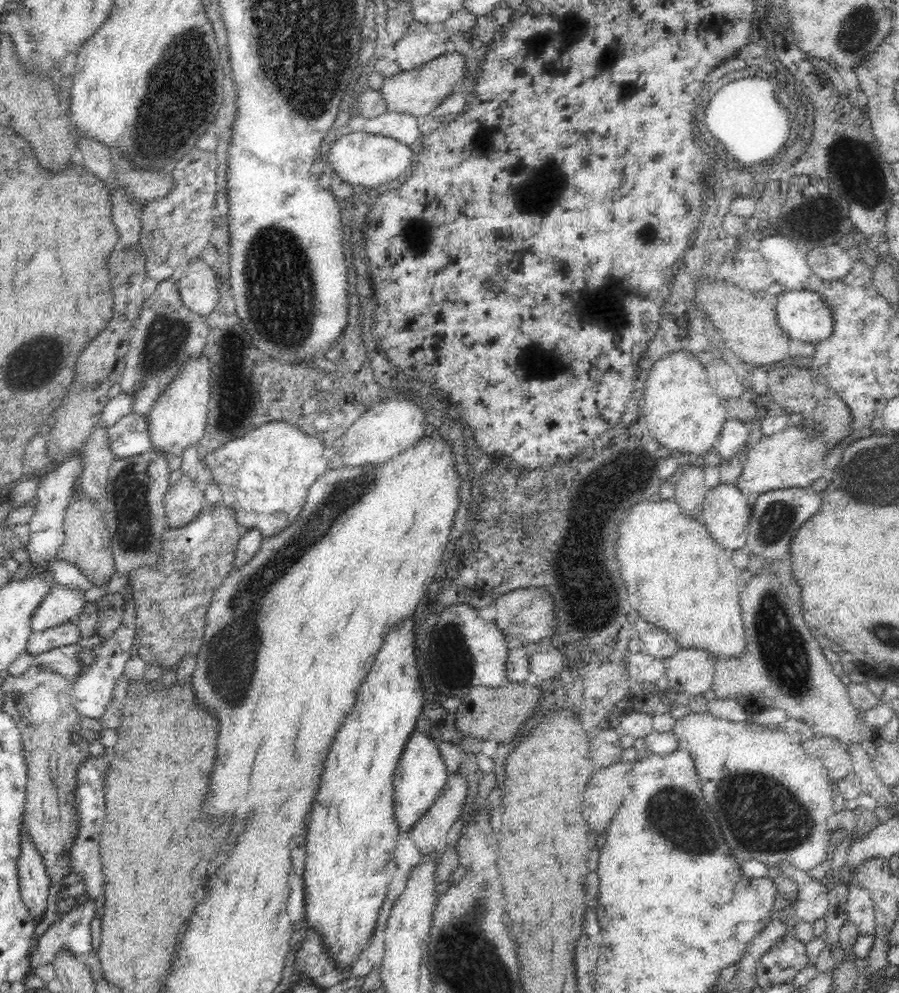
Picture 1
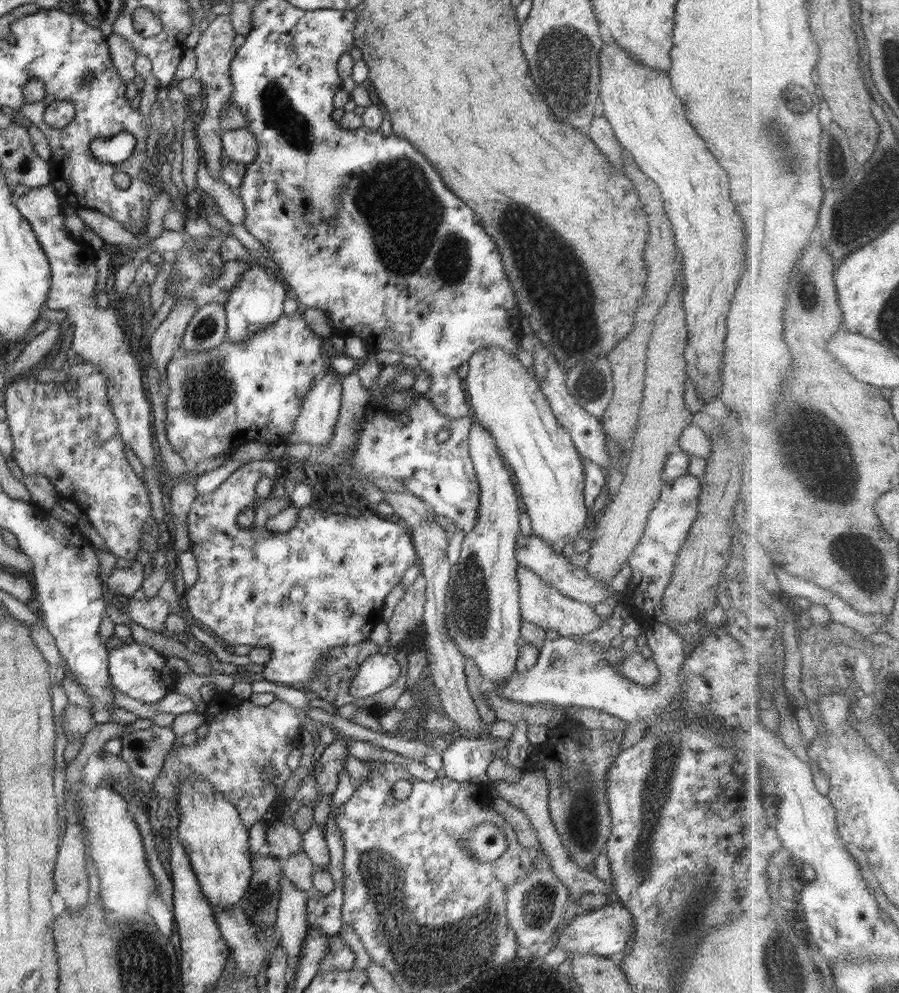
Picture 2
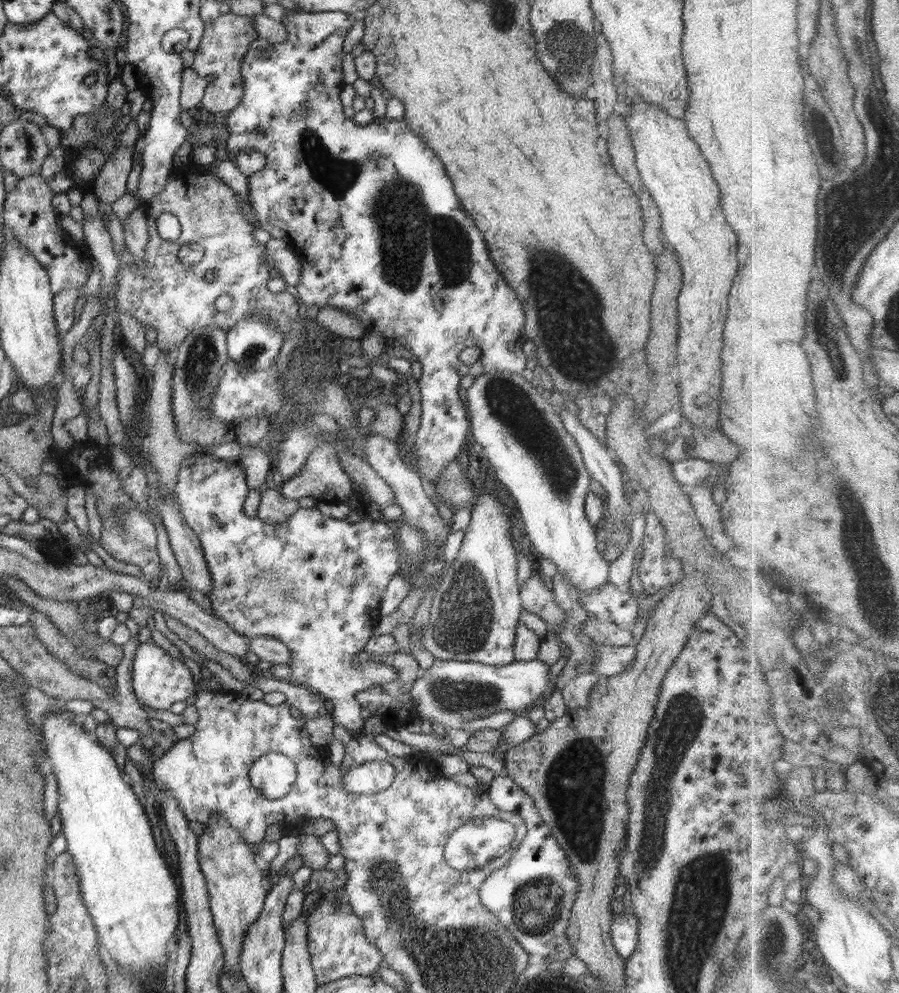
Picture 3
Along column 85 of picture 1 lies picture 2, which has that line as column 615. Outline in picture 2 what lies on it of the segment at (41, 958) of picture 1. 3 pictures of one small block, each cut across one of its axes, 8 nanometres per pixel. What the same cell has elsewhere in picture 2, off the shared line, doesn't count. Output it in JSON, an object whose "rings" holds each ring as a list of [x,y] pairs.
{"rings":[[[610,902],[599,910],[580,911],[562,931],[557,945],[564,946],[568,956],[572,953],[593,954],[599,957],[610,957],[622,952],[632,932],[632,913],[620,902]]]}

